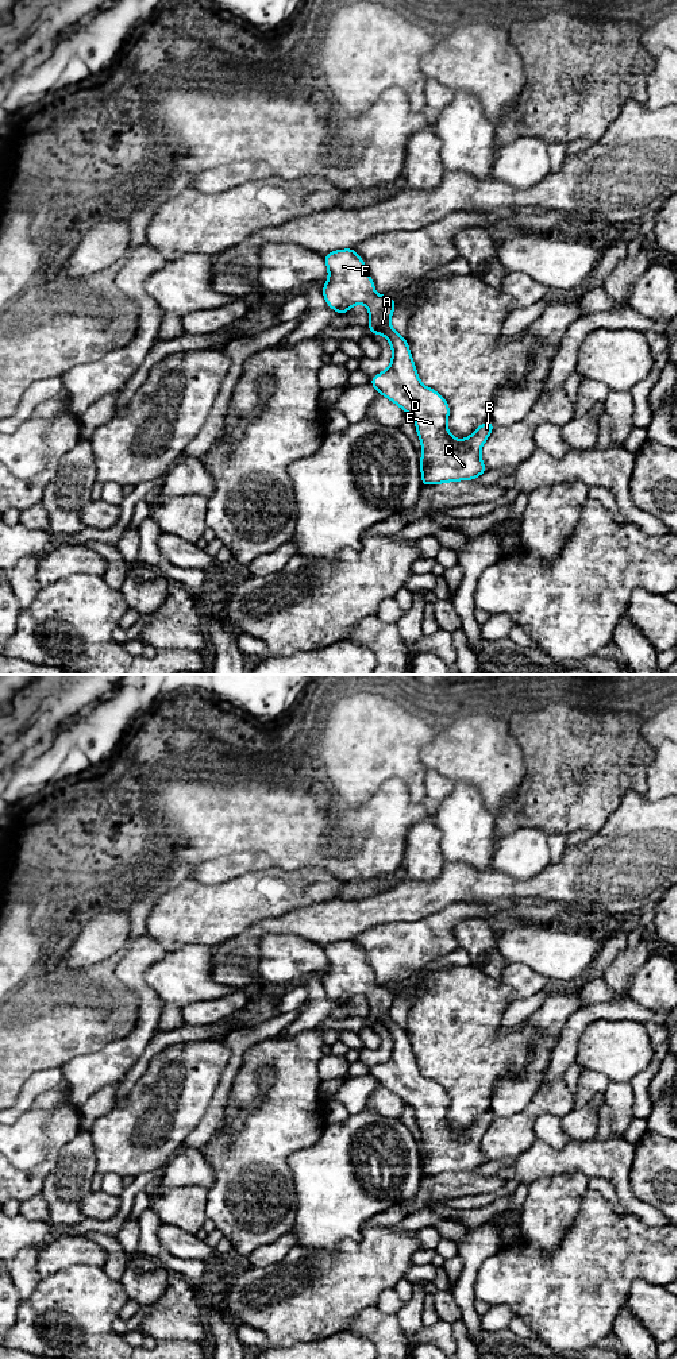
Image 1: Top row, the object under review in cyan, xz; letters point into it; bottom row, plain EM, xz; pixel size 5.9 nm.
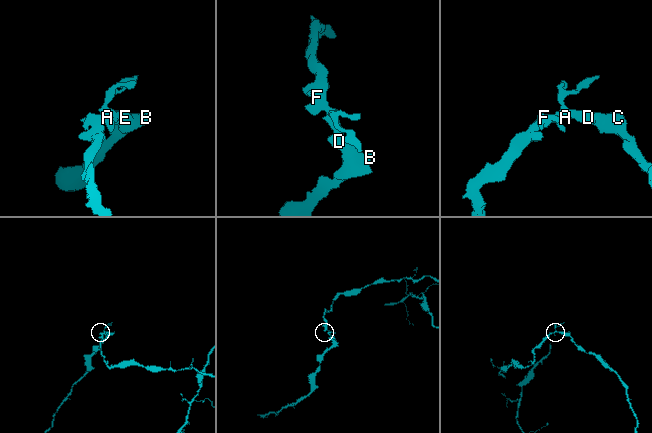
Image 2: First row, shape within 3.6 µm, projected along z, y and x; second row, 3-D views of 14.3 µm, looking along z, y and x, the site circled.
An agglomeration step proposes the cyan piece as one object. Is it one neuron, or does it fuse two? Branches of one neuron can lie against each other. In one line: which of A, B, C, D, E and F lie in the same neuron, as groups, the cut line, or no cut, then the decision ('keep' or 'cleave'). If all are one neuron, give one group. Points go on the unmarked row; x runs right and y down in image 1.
groups A B C D E F; cut none; keep

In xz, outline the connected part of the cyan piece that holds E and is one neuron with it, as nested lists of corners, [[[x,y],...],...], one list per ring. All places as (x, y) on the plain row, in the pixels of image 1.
[[[354,939],[338,941],[324,946],[328,958],[328,973],[324,974],[321,982],[327,996],[344,1005],[357,995],[367,997],[370,1015],[367,1022],[373,1026],[384,1026],[392,1038],[392,1051],[386,1062],[374,1066],[370,1074],[377,1084],[402,1099],[407,1105],[415,1111],[416,1121],[421,1134],[423,1147],[420,1150],[421,1175],[442,1175],[446,1173],[471,1171],[486,1163],[486,1158],[481,1151],[481,1139],[494,1120],[492,1111],[485,1112],[473,1126],[463,1131],[451,1127],[447,1120],[450,1097],[447,1092],[434,1080],[424,1077],[416,1063],[416,1058],[409,1042],[407,1030],[398,1026],[390,1016],[390,1008],[396,999],[393,988],[378,987],[374,981],[374,972],[366,961],[365,953]]]

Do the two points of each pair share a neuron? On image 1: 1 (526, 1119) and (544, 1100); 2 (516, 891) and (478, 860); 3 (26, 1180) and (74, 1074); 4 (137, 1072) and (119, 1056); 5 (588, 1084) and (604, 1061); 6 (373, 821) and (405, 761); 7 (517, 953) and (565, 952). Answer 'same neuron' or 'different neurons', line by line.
1: same neuron
2: different neurons
3: different neurons
4: different neurons
5: different neurons
6: different neurons
7: same neuron

